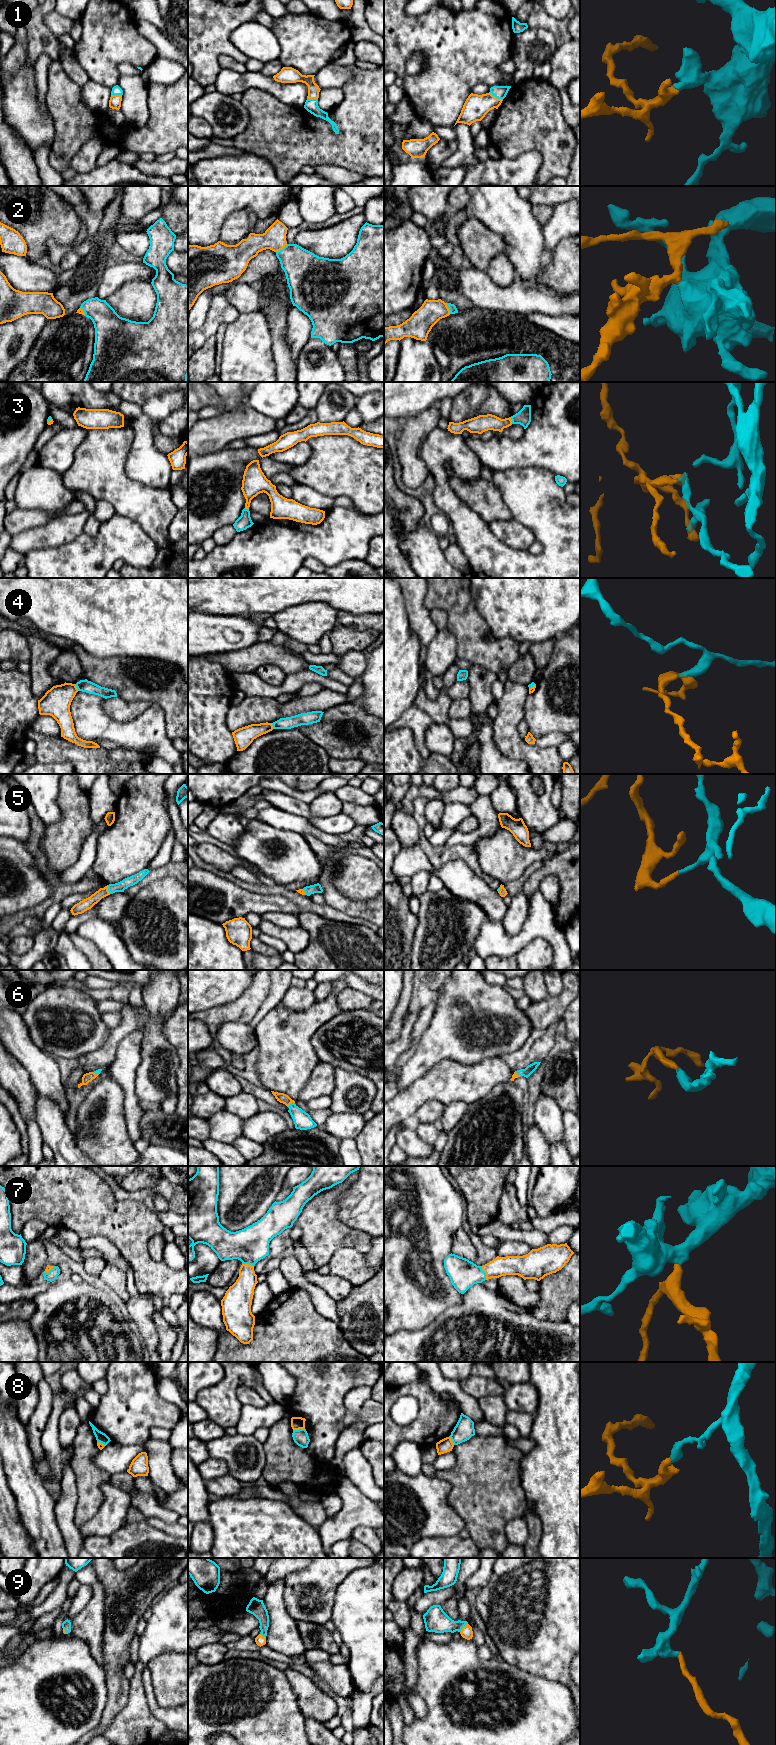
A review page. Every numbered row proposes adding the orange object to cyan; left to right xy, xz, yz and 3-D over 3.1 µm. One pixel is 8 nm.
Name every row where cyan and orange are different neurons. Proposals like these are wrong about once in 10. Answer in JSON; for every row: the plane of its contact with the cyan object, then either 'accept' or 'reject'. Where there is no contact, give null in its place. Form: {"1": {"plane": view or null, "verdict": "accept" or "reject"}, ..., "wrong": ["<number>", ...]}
{"1": {"plane": "yz", "verdict": "accept"}, "2": {"plane": "xz", "verdict": "accept"}, "3": {"plane": "yz", "verdict": "accept"}, "4": {"plane": "xy", "verdict": "reject"}, "5": {"plane": "xy", "verdict": "accept"}, "6": {"plane": "xz", "verdict": "accept"}, "7": {"plane": "yz", "verdict": "accept"}, "8": {"plane": "xz", "verdict": "reject"}, "9": {"plane": "yz", "verdict": "accept"}, "wrong": ["4", "8"]}

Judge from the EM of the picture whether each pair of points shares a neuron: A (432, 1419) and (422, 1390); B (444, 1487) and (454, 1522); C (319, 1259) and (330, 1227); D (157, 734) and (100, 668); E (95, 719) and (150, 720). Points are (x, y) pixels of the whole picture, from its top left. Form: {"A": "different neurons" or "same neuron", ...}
{"A": "same neuron", "B": "same neuron", "C": "same neuron", "D": "different neurons", "E": "same neuron"}

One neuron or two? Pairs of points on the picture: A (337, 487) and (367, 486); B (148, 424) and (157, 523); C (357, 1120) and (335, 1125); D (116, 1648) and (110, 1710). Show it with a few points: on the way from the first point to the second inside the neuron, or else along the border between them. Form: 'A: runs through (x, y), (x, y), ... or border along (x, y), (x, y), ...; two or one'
A: runs through (344, 486), (360, 486); one
B: border along (132, 478), (153, 487), (168, 487); two
C: runs through (352, 1123), (340, 1124); one
D: runs through (114, 1663), (114, 1695); one

